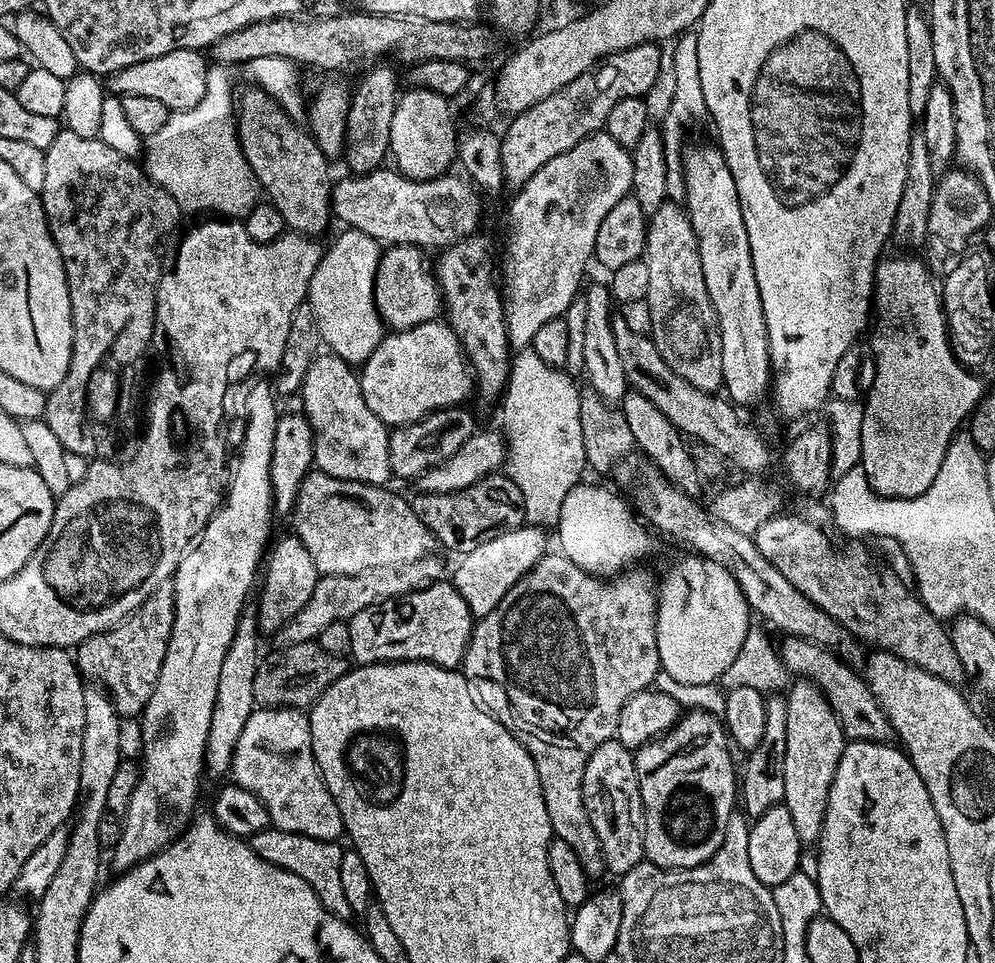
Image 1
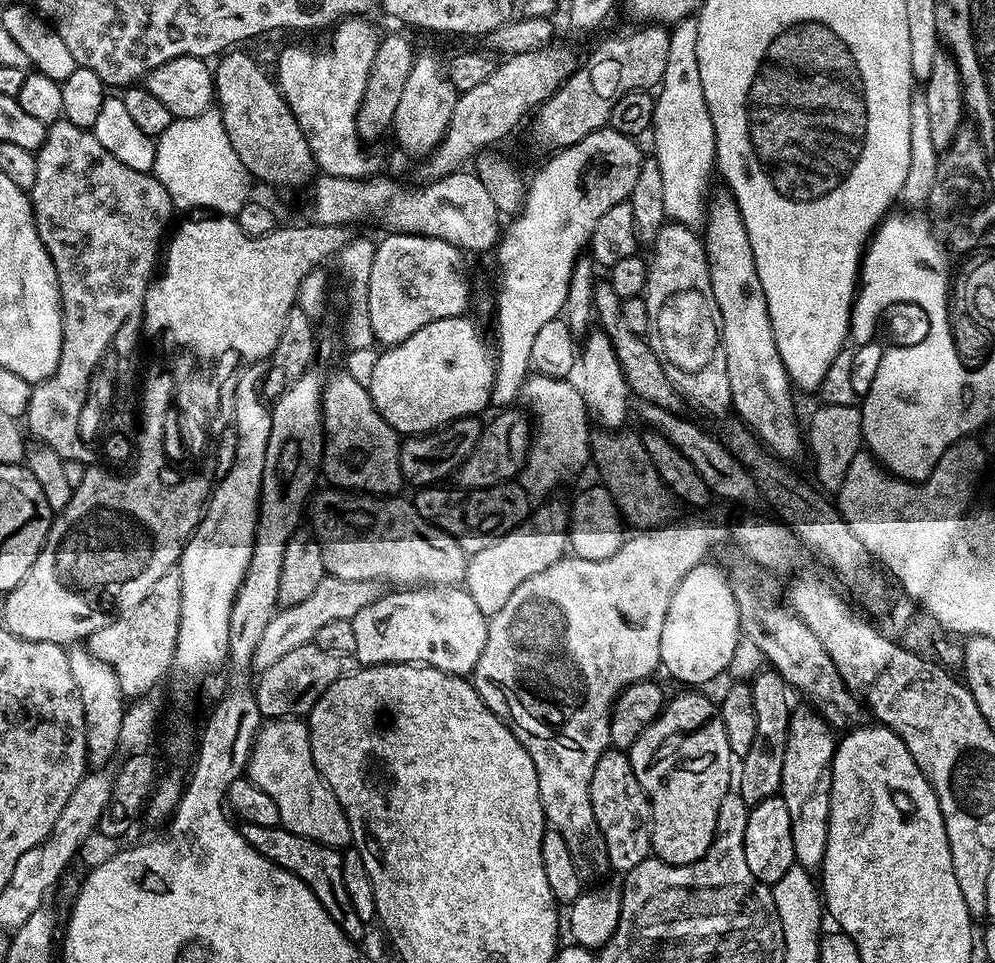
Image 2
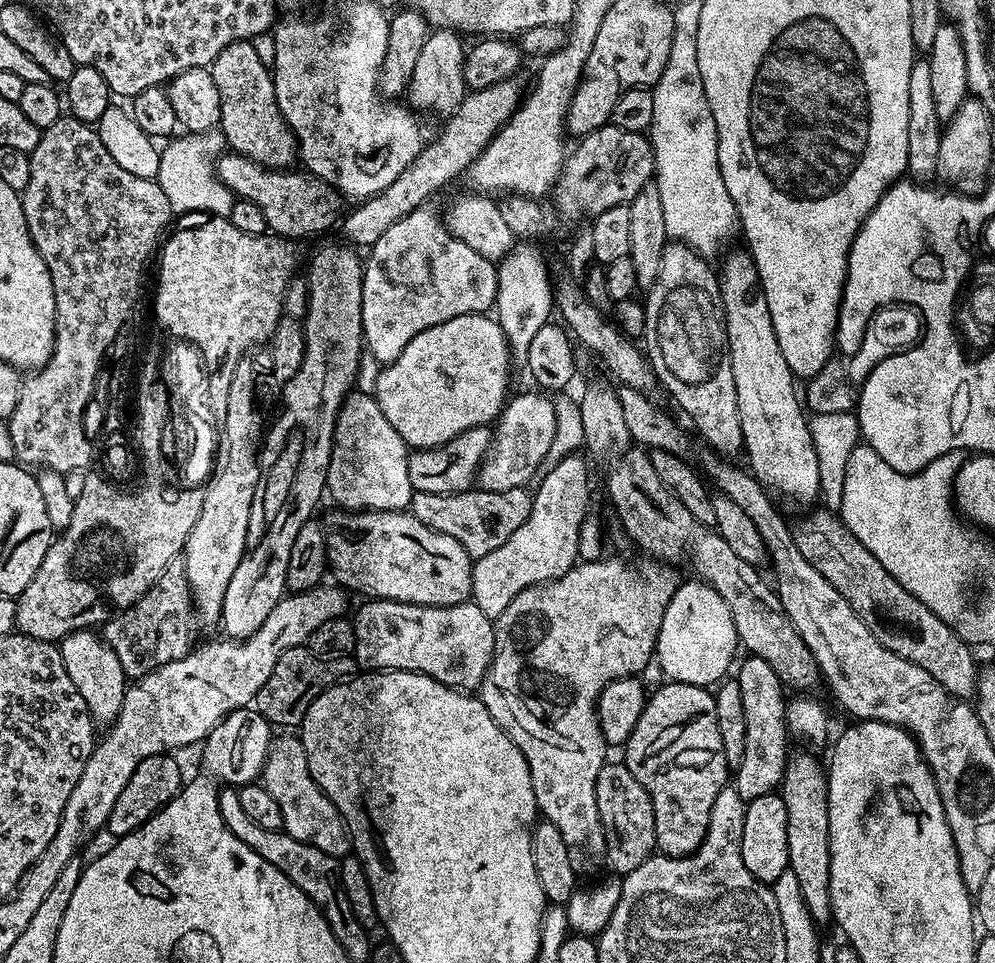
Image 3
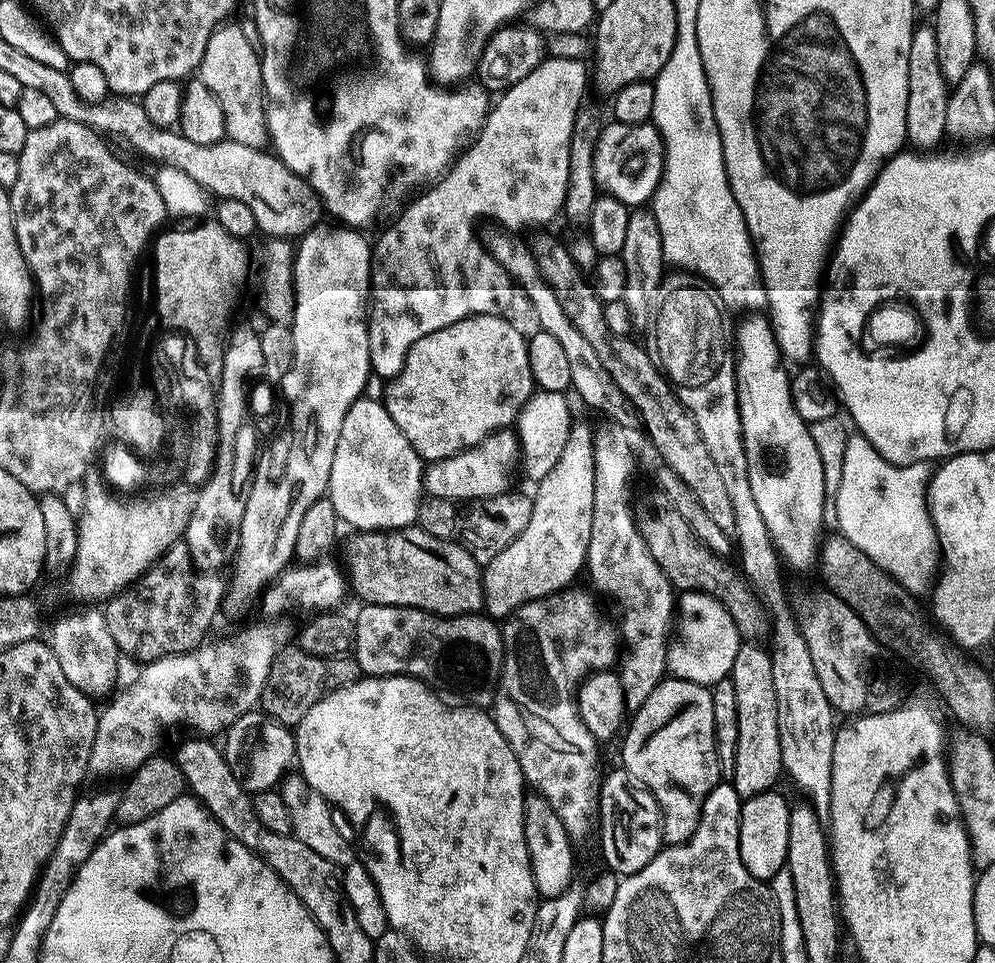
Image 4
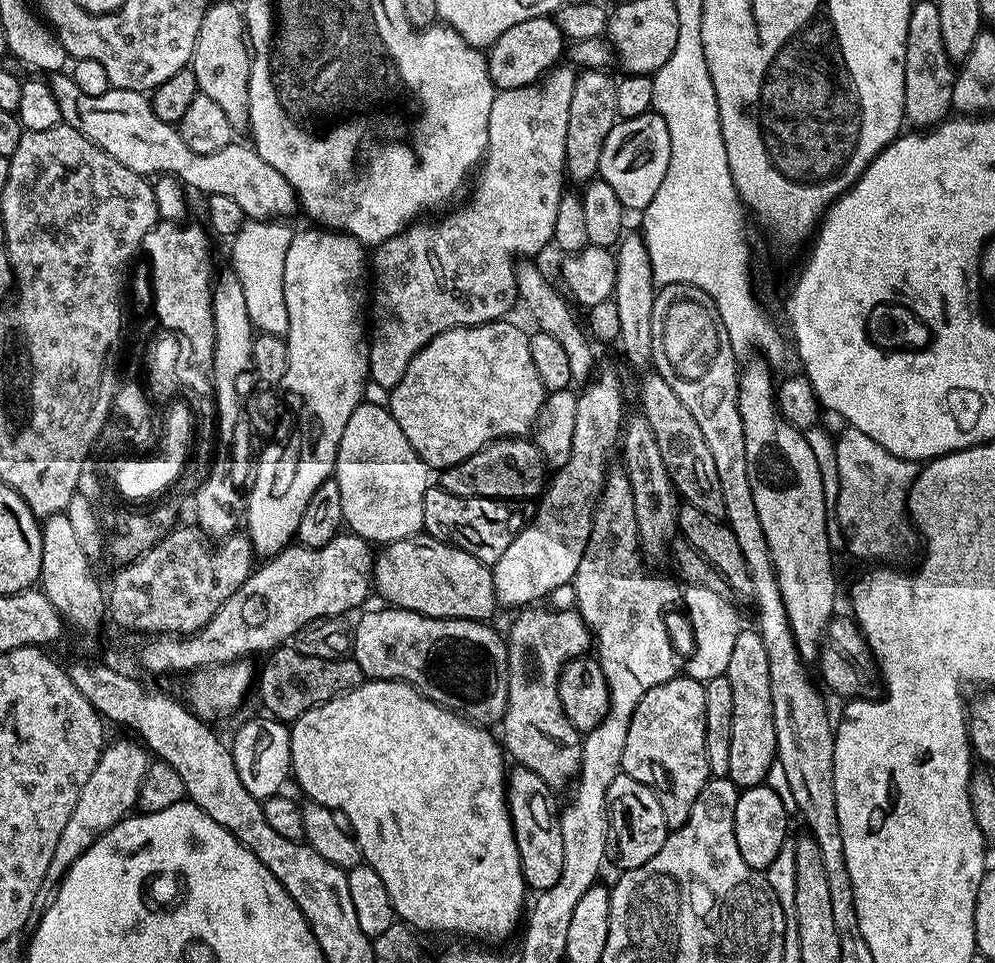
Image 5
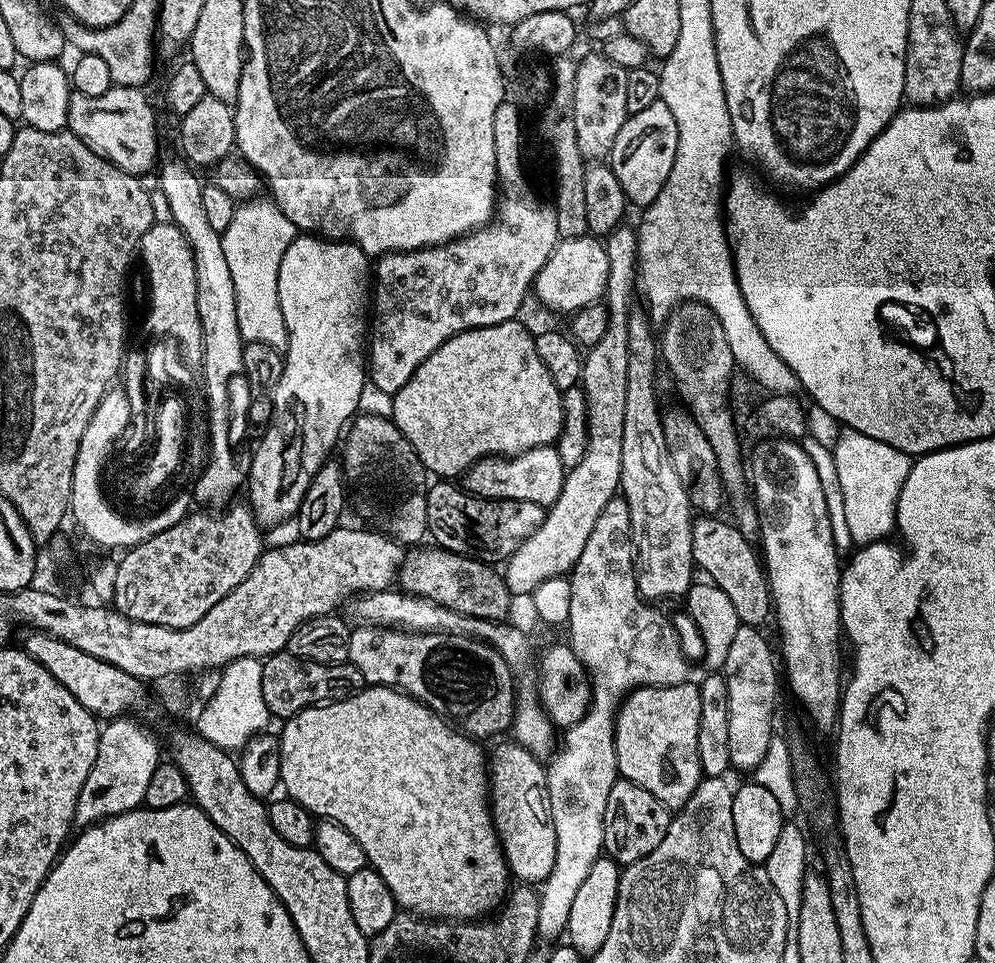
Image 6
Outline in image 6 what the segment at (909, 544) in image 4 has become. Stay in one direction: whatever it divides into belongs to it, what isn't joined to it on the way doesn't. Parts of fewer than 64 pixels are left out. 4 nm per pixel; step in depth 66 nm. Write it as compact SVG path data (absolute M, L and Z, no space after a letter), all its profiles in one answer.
M841 427L838 442L831 452L837 466L847 529L853 545L867 546L888 538L896 528L896 503L912 469L913 457L894 446L886 446L886 442L878 442L878 438L845 427Z

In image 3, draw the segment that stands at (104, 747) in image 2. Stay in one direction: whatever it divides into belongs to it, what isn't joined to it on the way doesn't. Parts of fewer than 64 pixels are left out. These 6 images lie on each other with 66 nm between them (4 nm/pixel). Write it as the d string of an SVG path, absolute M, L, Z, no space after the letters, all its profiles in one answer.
M91 629L71 632L58 644L62 662L75 688L88 706L88 713L97 725L111 726L122 710L122 702L128 687L128 677L122 670L118 656L105 641Z

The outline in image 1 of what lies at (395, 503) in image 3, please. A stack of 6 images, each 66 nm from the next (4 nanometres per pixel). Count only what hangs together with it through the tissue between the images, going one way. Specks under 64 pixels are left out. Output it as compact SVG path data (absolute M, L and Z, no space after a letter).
M320 354L303 369L303 376L300 400L304 403L302 414L312 428L315 467L339 480L387 485L393 479L388 445L390 428L366 406L360 378L353 365L333 354Z

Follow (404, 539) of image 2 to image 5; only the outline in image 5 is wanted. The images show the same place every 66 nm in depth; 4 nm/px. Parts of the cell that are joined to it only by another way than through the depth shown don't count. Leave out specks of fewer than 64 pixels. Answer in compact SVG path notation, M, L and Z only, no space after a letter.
M421 534L411 536L387 545L379 553L378 563L370 573L371 583L380 591L381 601L387 602L394 608L405 608L411 612L420 612L424 616L433 616L439 620L483 620L491 621L492 615L498 612L492 569L483 564L478 558L466 554L462 549L455 548L453 544L443 544L434 537Z

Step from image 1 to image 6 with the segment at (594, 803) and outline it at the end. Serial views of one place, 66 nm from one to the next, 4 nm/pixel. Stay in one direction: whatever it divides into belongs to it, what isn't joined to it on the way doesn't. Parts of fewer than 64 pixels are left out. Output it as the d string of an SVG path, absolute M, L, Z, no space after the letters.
M623 778L617 779L610 790L610 798L606 802L604 815L604 852L607 859L616 861L621 866L627 866L646 858L662 838L666 838L669 809L650 790L638 786Z

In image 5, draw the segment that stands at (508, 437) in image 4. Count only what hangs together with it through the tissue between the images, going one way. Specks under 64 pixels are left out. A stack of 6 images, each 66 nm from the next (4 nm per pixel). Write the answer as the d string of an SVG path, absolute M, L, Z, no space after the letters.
M505 438L487 444L462 462L439 473L439 487L459 496L485 496L517 502L527 496L539 497L546 487L546 463L539 448L528 438Z

